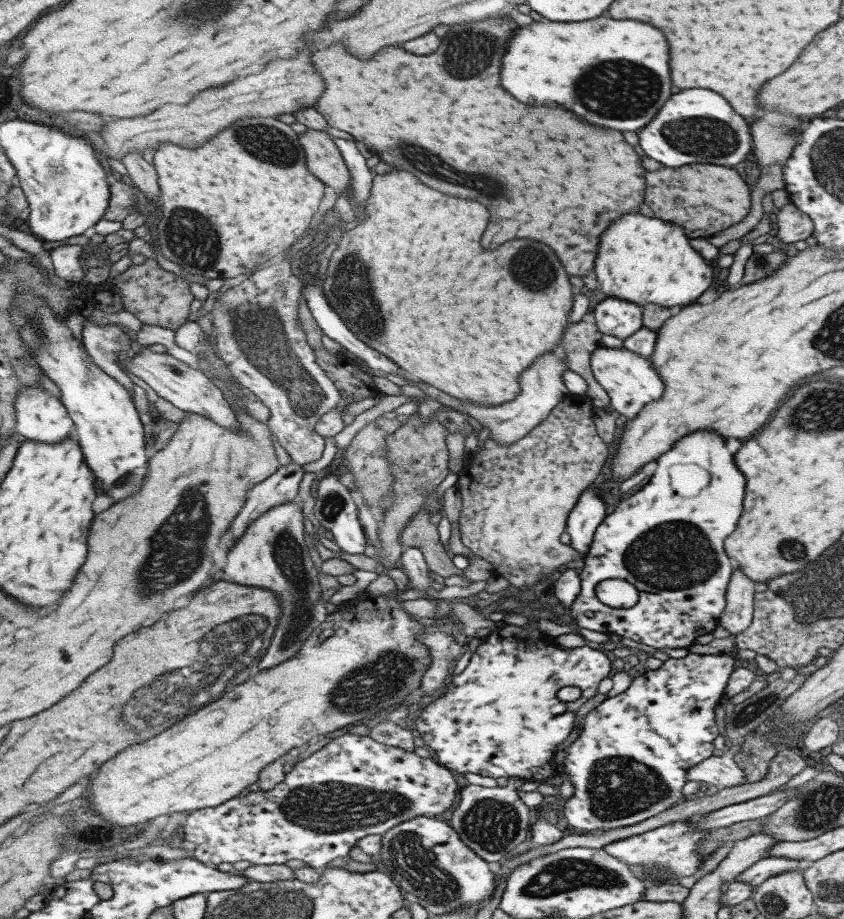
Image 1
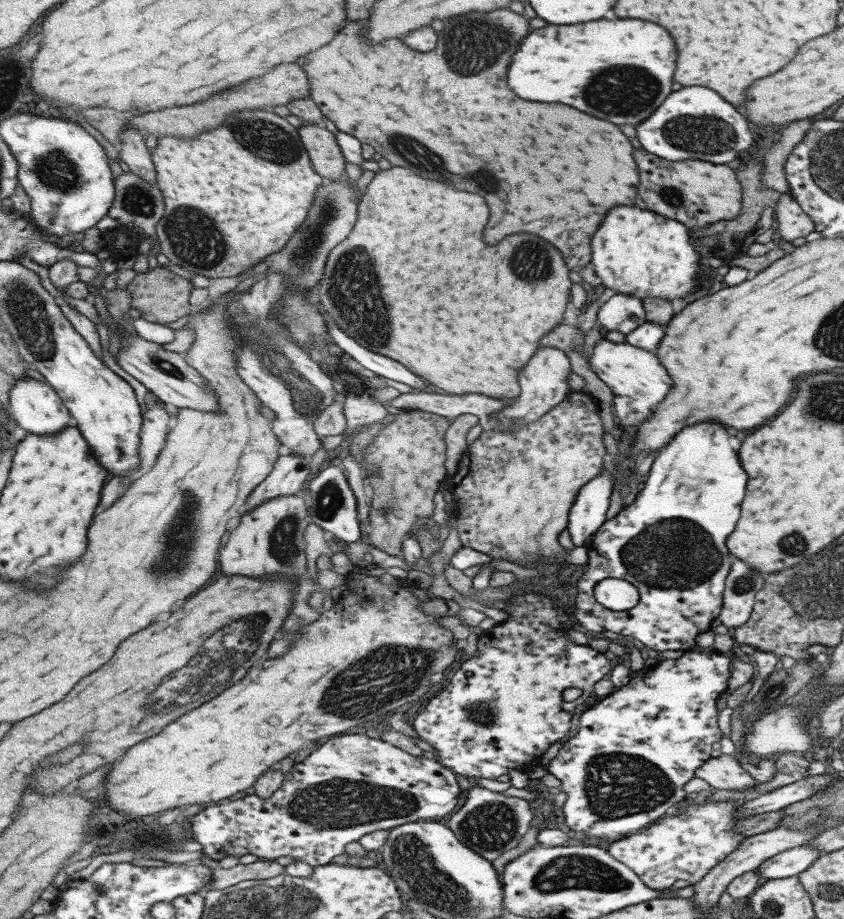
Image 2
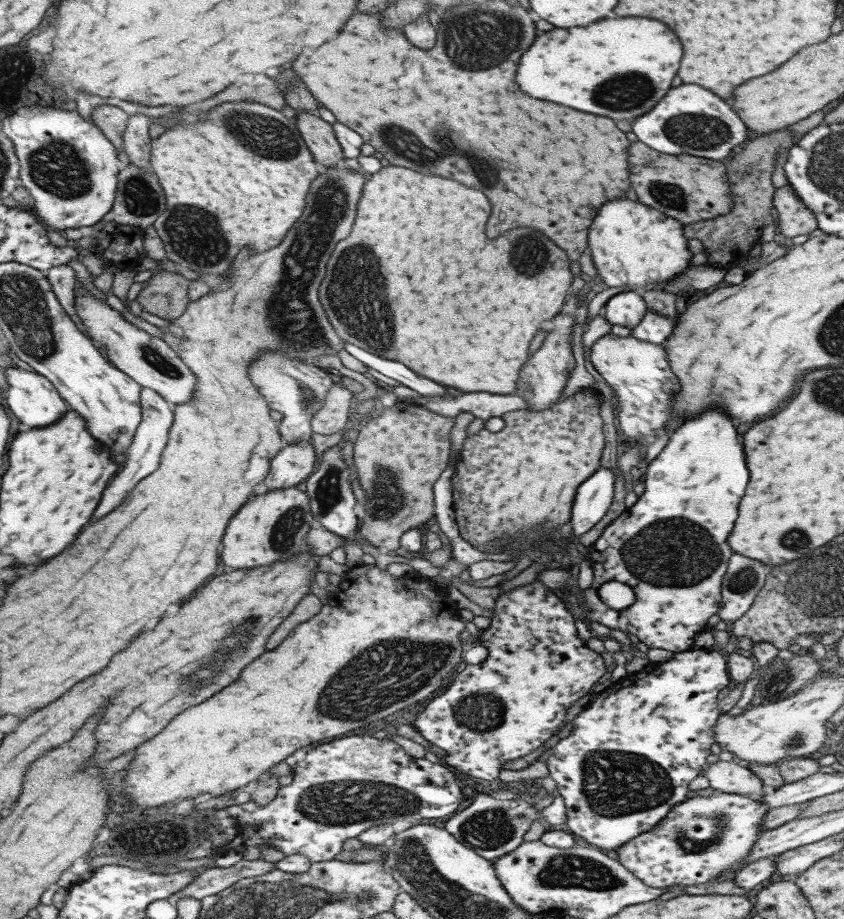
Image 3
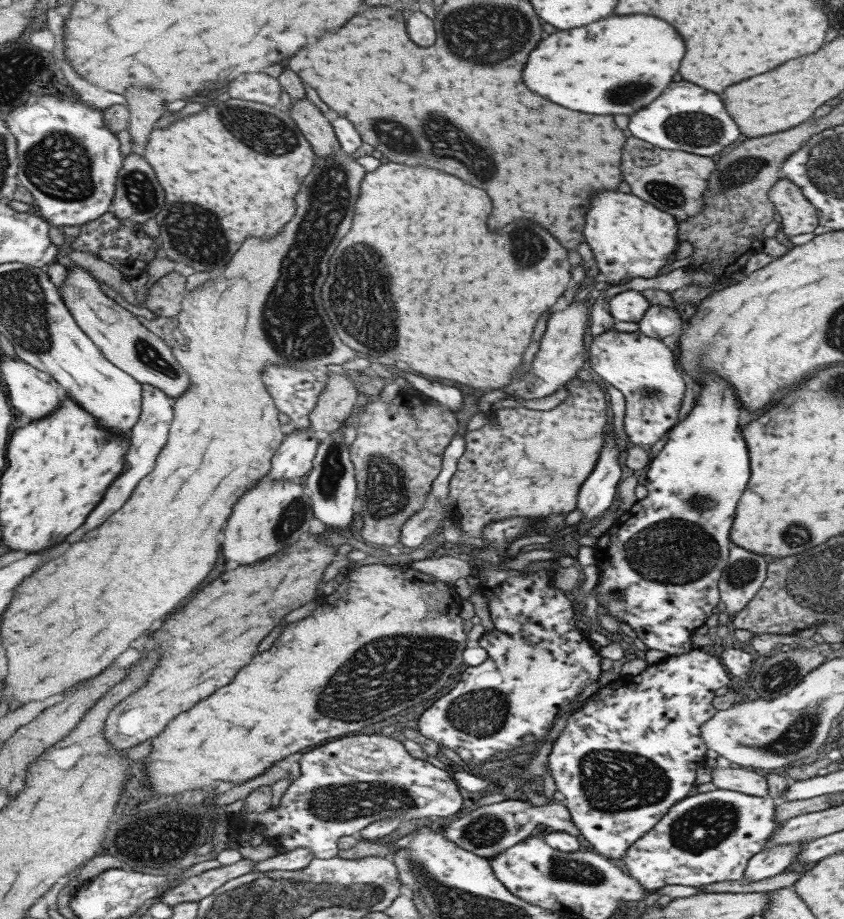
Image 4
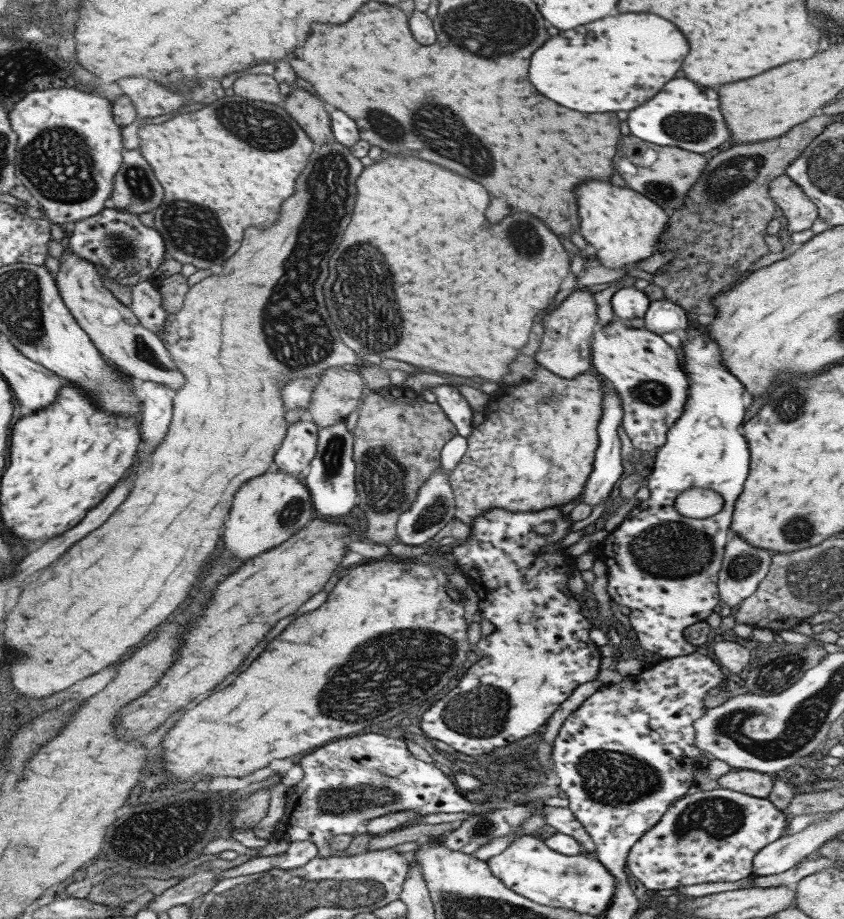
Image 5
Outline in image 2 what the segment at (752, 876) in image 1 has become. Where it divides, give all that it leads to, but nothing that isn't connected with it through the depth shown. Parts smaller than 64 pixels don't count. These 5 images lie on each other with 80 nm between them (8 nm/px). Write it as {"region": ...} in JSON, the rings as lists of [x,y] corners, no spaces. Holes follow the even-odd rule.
{"region":[[[799,846],[763,861],[755,870],[761,881],[798,875],[819,856],[813,848]]]}

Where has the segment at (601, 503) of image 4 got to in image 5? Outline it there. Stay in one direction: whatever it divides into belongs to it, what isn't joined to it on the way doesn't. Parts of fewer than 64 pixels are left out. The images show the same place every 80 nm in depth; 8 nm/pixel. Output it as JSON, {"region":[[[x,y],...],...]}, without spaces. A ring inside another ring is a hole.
{"region":[[[601,381],[600,389],[602,390],[601,401],[601,418],[599,419],[596,431],[598,436],[598,445],[594,452],[594,459],[592,462],[592,471],[587,477],[581,492],[581,502],[594,507],[597,504],[604,504],[604,498],[609,498],[612,486],[615,486],[615,482],[619,479],[619,476],[623,473],[621,467],[619,447],[621,442],[617,437],[617,427],[621,424],[622,419],[622,402],[617,391],[613,388],[613,385],[609,381]]]}

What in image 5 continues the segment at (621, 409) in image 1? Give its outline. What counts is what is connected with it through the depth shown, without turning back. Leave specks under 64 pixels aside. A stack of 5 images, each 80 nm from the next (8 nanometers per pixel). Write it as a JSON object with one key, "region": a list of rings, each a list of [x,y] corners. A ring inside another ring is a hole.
{"region":[[[621,319],[595,329],[592,336],[591,369],[609,381],[620,396],[623,411],[620,426],[633,445],[634,452],[643,453],[658,449],[665,442],[667,429],[681,416],[688,393],[689,383],[683,376],[684,372],[679,369],[675,351],[661,339],[661,335],[643,327],[633,328]]]}

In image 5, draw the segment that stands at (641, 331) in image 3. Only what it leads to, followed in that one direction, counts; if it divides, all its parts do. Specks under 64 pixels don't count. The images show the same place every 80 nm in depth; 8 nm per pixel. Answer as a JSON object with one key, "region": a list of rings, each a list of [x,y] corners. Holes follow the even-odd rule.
{"region":[[[669,299],[653,300],[643,316],[643,328],[658,335],[671,331],[682,333],[690,323],[688,316],[681,306]]]}

